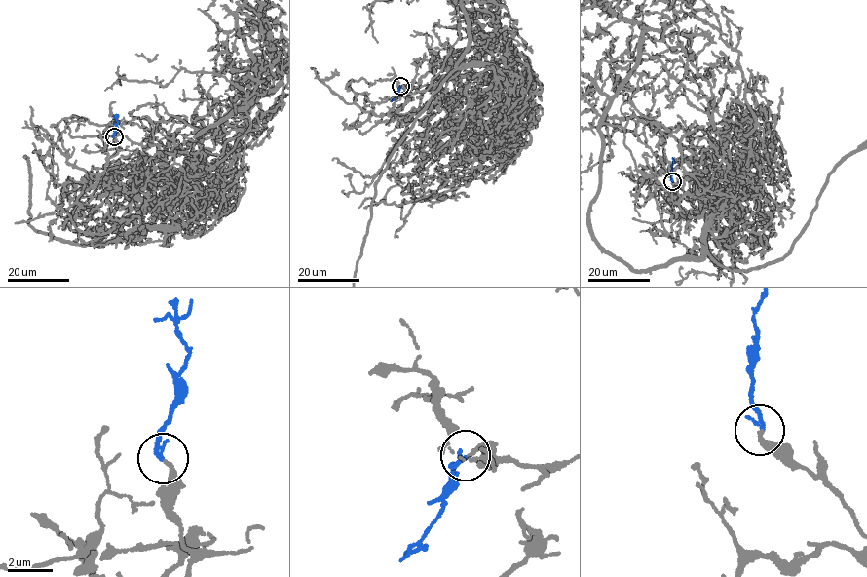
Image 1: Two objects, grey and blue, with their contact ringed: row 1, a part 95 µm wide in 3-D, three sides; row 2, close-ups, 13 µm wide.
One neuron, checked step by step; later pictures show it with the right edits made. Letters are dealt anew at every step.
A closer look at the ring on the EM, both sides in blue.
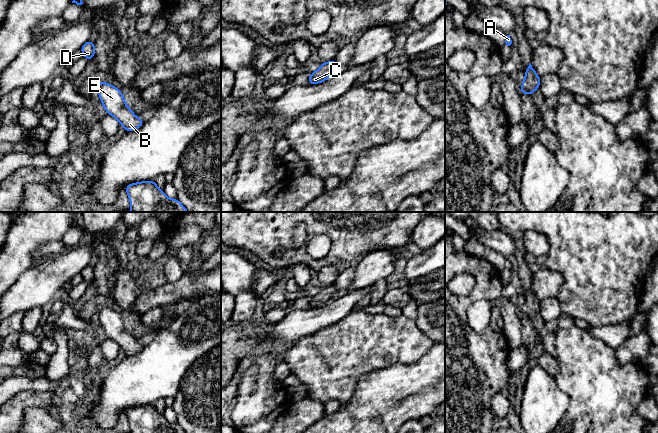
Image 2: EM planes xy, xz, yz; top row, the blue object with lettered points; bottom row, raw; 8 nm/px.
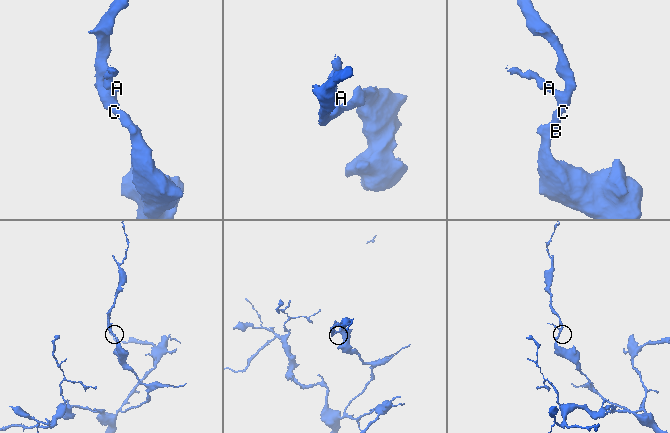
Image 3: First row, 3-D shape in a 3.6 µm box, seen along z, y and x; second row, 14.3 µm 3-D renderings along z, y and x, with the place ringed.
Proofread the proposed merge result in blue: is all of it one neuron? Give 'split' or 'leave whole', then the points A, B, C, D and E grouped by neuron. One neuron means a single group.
leave whole | A B C D E

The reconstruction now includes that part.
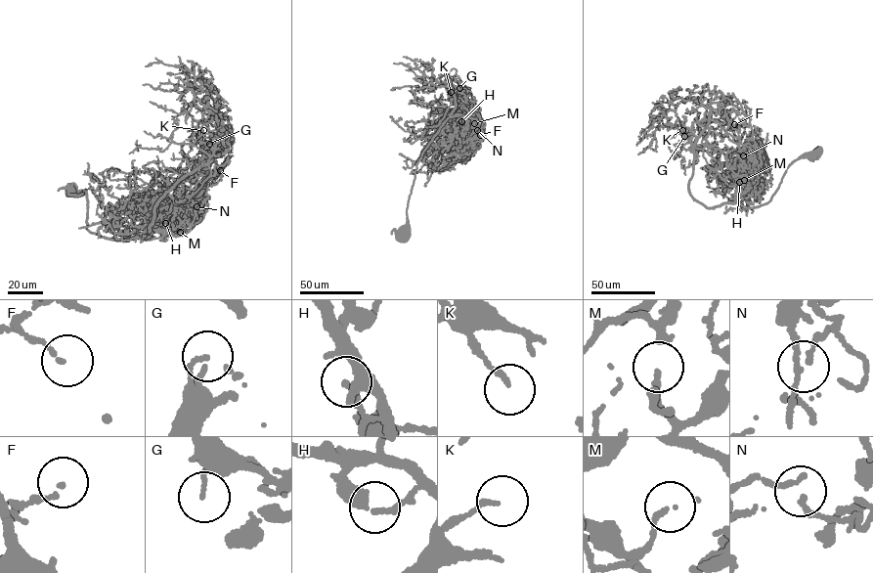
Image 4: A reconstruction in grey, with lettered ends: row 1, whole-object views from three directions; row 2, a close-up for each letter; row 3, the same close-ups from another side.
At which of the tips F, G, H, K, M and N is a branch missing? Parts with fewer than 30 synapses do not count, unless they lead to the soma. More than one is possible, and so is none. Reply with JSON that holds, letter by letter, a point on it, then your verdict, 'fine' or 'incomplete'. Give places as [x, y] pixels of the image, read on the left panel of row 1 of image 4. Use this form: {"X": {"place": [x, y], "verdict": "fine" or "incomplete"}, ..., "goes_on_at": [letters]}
{"F": {"place": [220, 170], "verdict": "fine"}, "G": {"place": [209, 144], "verdict": "fine"}, "H": {"place": [165, 223], "verdict": "fine"}, "K": {"place": [203, 130], "verdict": "fine"}, "M": {"place": [180, 232], "verdict": "fine"}, "N": {"place": [196, 206], "verdict": "fine"}, "goes_on_at": []}

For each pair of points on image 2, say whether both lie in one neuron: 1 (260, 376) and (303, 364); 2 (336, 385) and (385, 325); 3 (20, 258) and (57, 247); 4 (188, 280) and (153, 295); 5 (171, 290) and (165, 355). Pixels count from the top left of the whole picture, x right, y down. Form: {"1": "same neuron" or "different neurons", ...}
{"1": "different neurons", "2": "same neuron", "3": "different neurons", "4": "same neuron", "5": "different neurons"}

